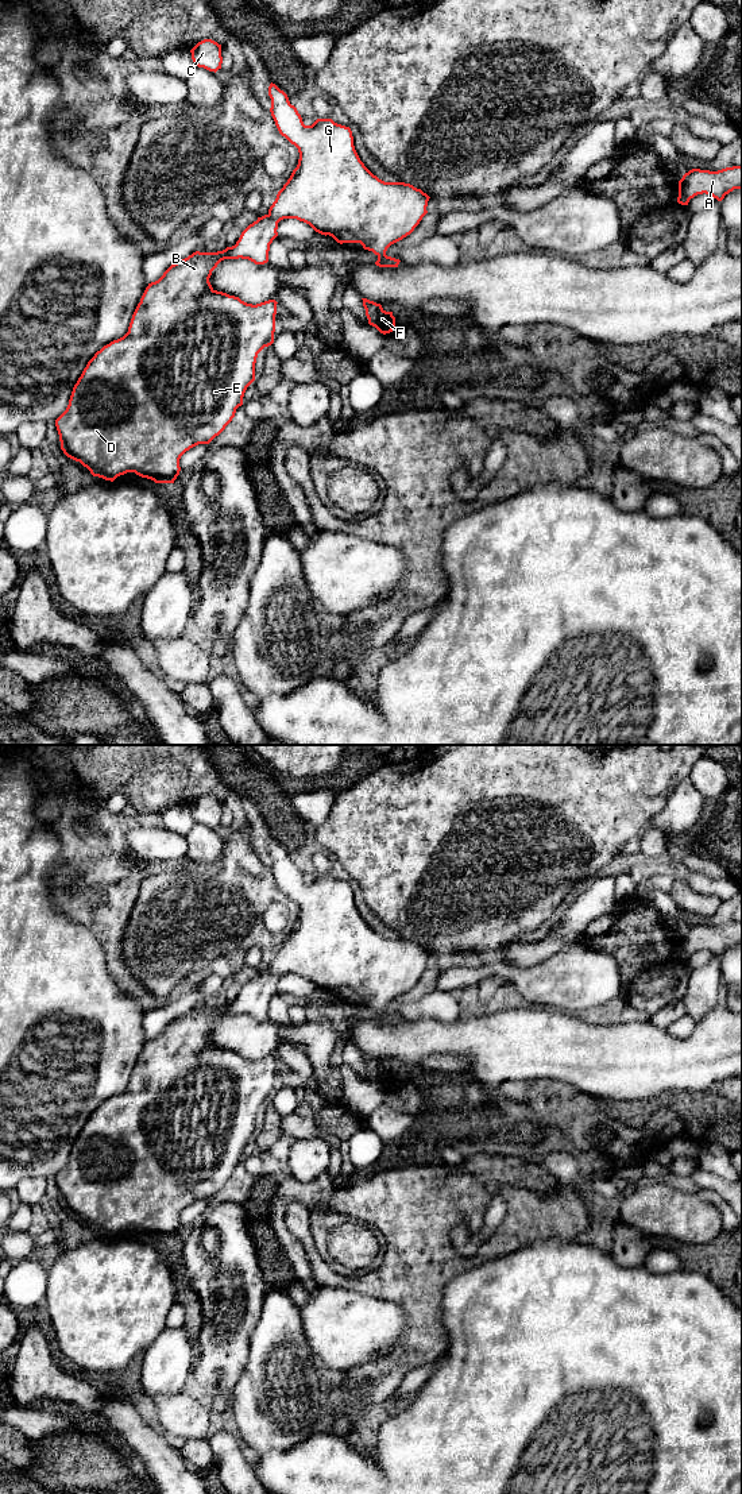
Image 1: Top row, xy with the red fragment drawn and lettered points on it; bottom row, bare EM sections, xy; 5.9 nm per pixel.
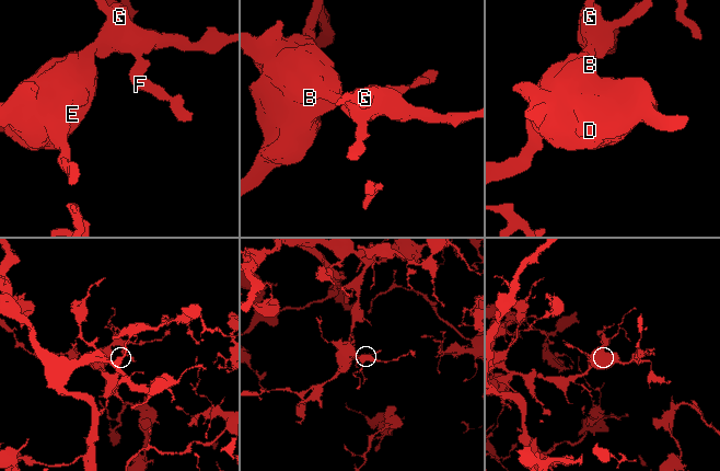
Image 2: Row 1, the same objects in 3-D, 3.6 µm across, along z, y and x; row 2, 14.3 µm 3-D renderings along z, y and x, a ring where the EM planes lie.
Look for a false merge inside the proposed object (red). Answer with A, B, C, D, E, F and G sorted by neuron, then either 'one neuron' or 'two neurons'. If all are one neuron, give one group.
groups A B C D E F G; one neuron

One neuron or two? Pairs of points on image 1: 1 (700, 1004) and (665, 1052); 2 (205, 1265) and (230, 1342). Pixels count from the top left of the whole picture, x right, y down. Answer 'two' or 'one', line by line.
1: two
2: one

